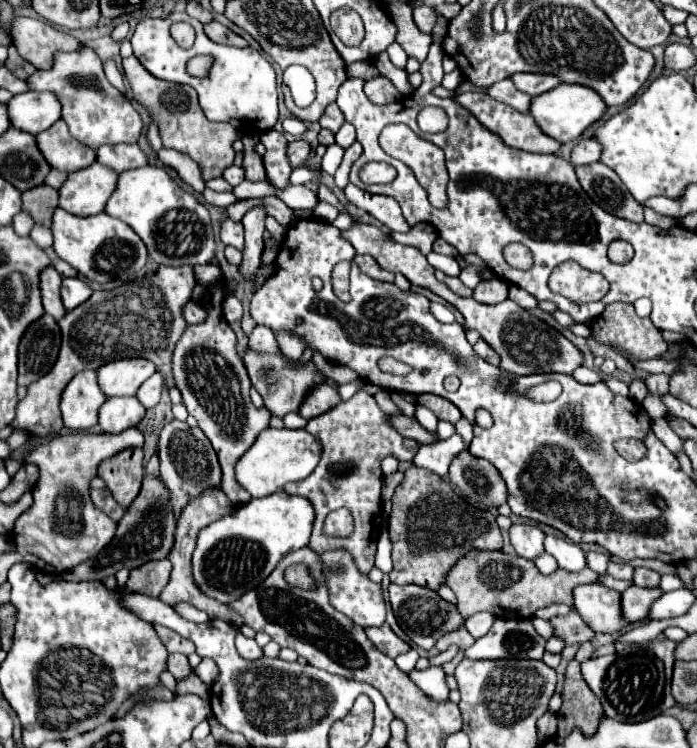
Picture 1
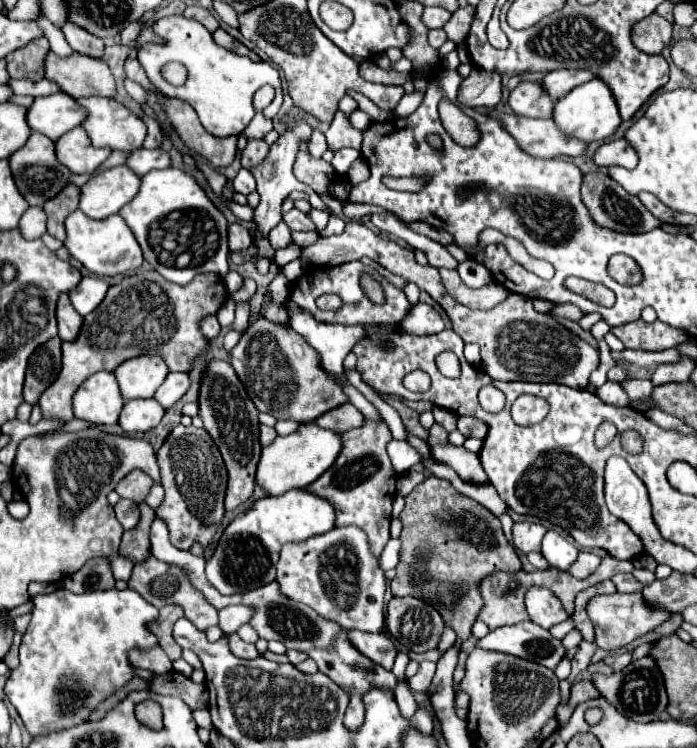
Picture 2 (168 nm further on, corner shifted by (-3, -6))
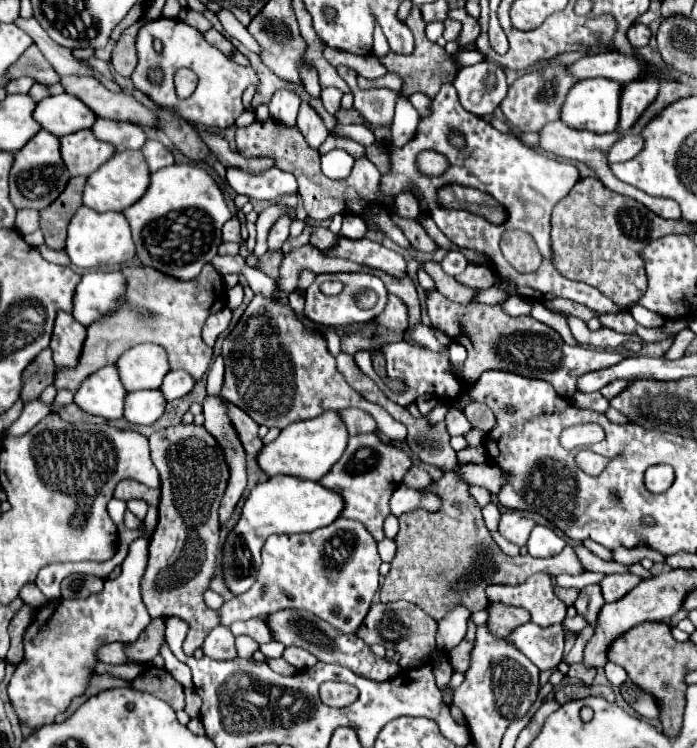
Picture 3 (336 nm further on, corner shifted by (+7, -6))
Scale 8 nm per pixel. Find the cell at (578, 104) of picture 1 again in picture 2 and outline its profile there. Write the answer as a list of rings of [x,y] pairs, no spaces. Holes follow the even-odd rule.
[[[592,79],[590,83],[578,85],[576,89],[566,93],[564,97],[560,97],[554,105],[552,119],[564,135],[574,137],[584,143],[602,141],[606,137],[610,137],[622,123],[622,119],[618,115],[618,107],[614,107],[614,97],[610,95],[610,89],[600,79]]]

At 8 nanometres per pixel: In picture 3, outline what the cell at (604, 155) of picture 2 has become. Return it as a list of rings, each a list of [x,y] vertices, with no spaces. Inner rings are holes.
[[[626,135],[624,139],[620,139],[608,153],[608,161],[610,163],[622,163],[628,161],[632,157],[636,157],[644,147],[644,139],[642,135]]]

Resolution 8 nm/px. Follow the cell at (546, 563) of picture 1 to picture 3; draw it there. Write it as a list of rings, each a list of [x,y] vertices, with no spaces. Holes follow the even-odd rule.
[[[492,531],[492,539],[496,541],[496,545],[506,553],[506,555],[518,555],[520,553],[520,549],[518,549],[518,545],[514,545],[514,543],[510,543],[508,539],[504,539],[498,531]]]

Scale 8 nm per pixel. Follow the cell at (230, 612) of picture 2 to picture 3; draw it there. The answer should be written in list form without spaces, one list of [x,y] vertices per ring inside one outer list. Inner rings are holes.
[[[336,519],[332,525],[316,529],[312,533],[292,533],[292,535],[270,535],[262,547],[262,567],[258,571],[258,577],[254,585],[242,593],[224,603],[218,611],[226,627],[230,627],[238,619],[254,619],[264,617],[272,611],[280,609],[306,609],[330,623],[332,627],[338,627],[340,631],[354,633],[356,627],[360,627],[360,619],[370,609],[372,597],[378,589],[378,569],[380,569],[380,555],[376,549],[376,539],[370,535],[370,531],[354,519]]]

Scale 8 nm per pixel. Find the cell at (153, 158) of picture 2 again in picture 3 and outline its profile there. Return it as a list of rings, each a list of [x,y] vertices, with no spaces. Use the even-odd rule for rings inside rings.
[[[148,141],[142,147],[142,153],[144,153],[146,161],[148,161],[150,171],[158,171],[158,169],[164,169],[168,165],[174,165],[172,151],[168,151],[160,141]]]

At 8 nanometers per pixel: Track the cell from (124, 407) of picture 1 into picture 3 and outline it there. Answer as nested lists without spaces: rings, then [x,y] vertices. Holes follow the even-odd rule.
[[[160,389],[154,391],[132,391],[126,397],[124,417],[136,425],[152,425],[166,407],[164,393]]]

